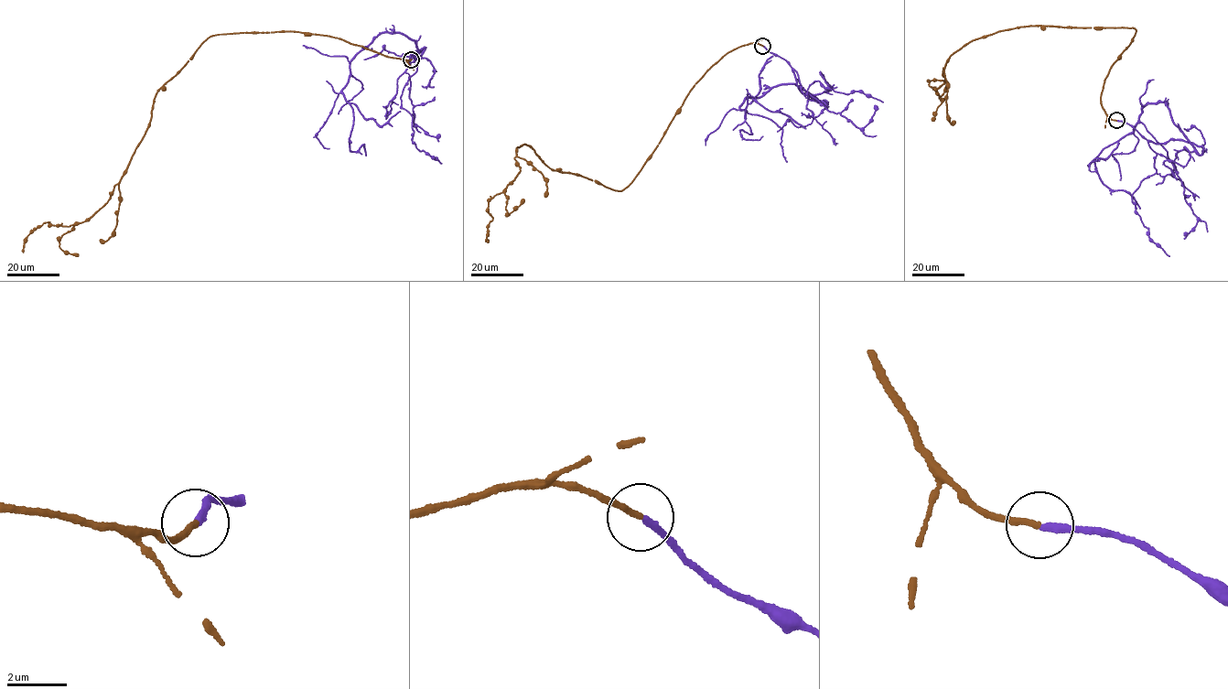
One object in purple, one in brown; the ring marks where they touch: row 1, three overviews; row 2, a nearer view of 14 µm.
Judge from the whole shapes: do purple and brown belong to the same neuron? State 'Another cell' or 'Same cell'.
Same cell

